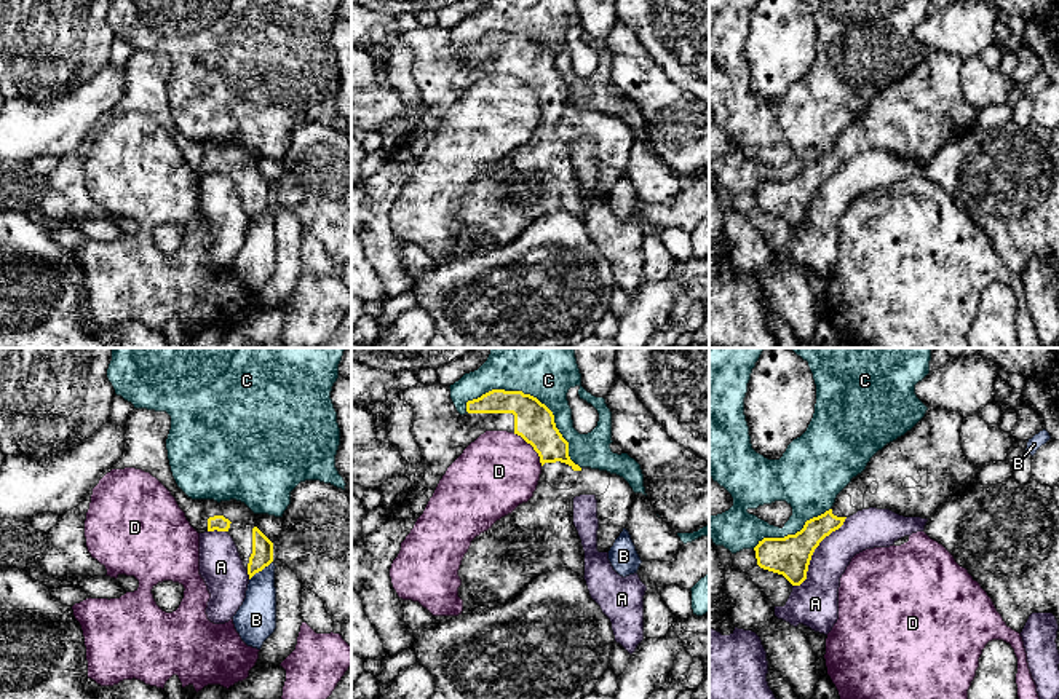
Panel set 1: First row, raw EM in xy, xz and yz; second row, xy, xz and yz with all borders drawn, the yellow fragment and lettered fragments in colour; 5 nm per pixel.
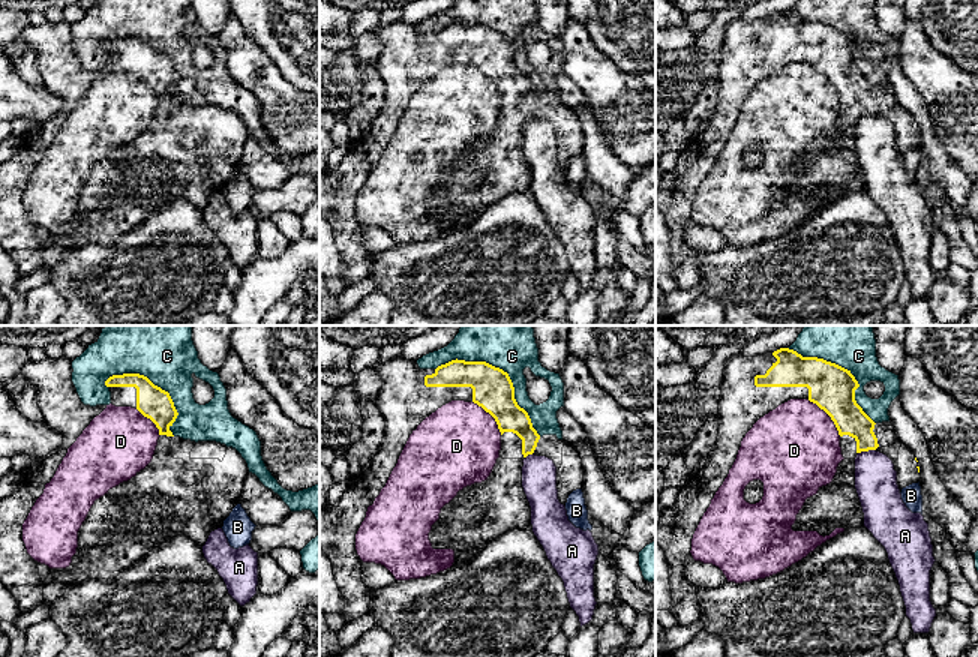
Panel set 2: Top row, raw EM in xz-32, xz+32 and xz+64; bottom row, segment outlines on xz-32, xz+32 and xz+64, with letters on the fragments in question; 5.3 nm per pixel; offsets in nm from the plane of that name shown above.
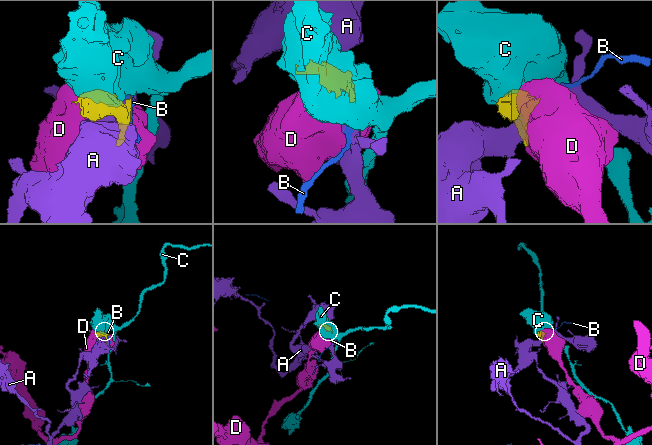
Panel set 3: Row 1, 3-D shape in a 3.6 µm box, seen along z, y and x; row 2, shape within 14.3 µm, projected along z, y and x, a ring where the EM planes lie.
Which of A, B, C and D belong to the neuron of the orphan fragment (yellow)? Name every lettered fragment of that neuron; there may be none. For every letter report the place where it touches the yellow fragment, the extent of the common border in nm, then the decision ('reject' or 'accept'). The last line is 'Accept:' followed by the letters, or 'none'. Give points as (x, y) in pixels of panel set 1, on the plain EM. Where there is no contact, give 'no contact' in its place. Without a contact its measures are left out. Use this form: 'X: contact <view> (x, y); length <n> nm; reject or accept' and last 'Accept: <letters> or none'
A: contact yz (813, 193); length 440 nm; reject
B: contact xy (261, 213); length 160 nm; reject
C: contact xz (535, 40); length 650 nm; reject
D: contact xz (532, 88); length 220 nm; reject
Accept: none

